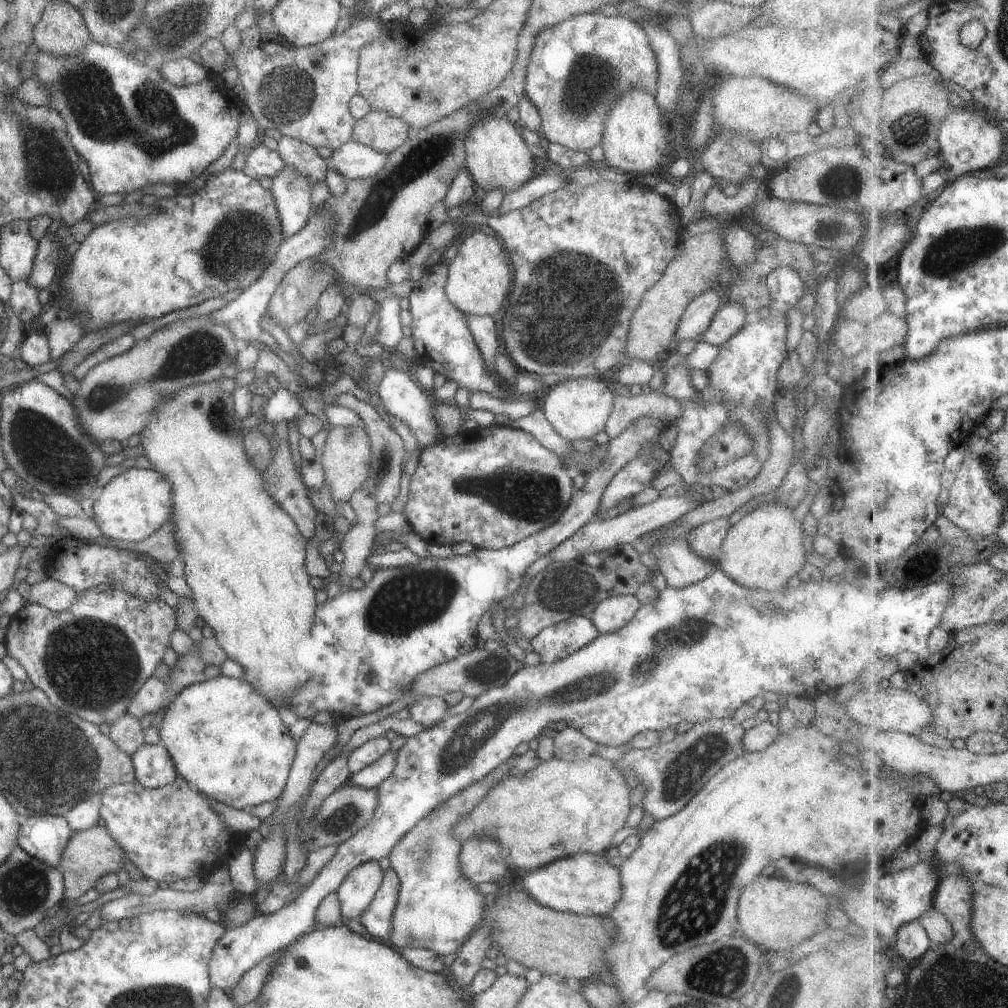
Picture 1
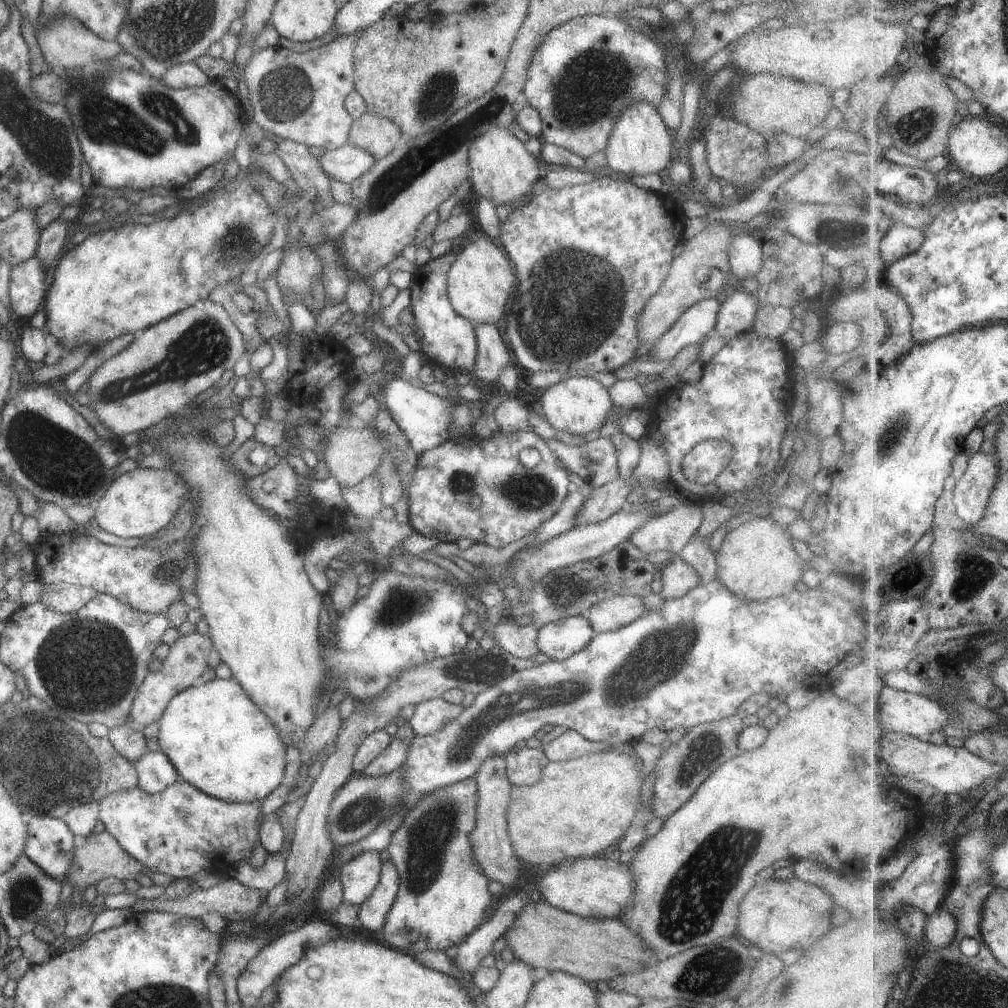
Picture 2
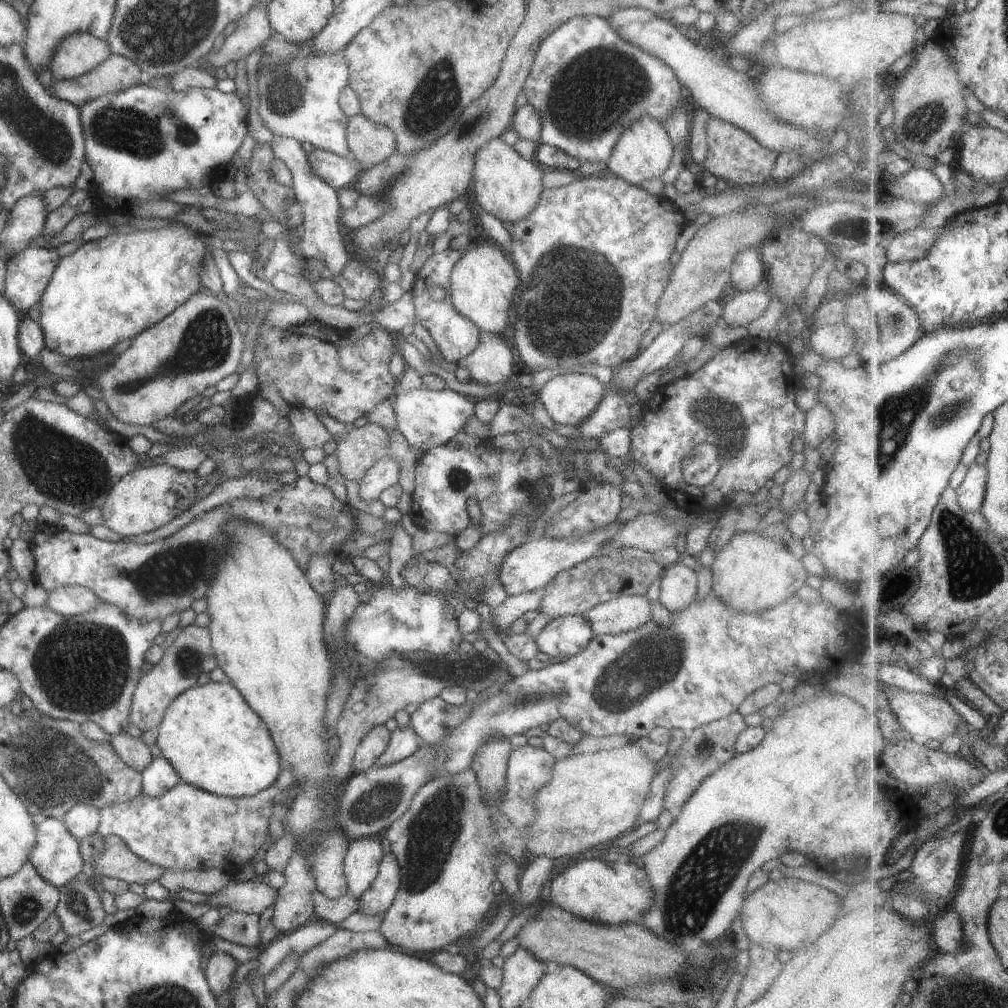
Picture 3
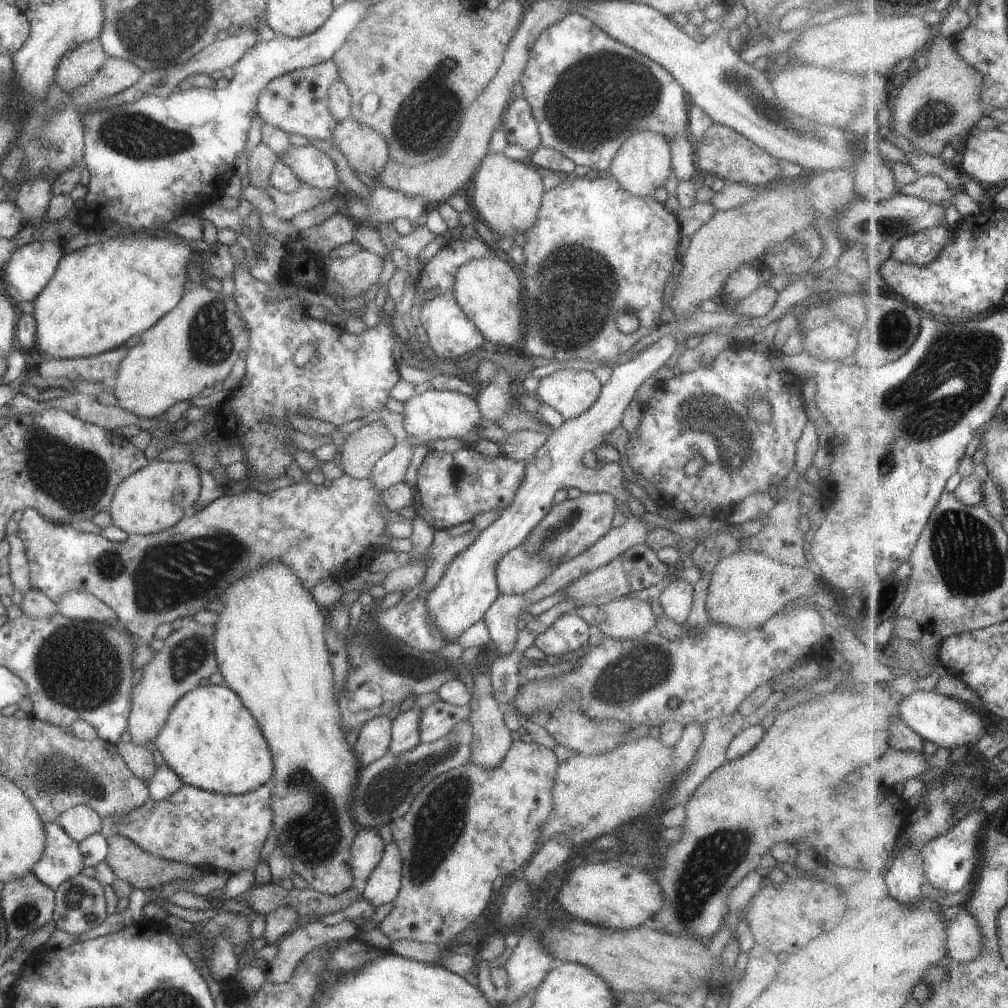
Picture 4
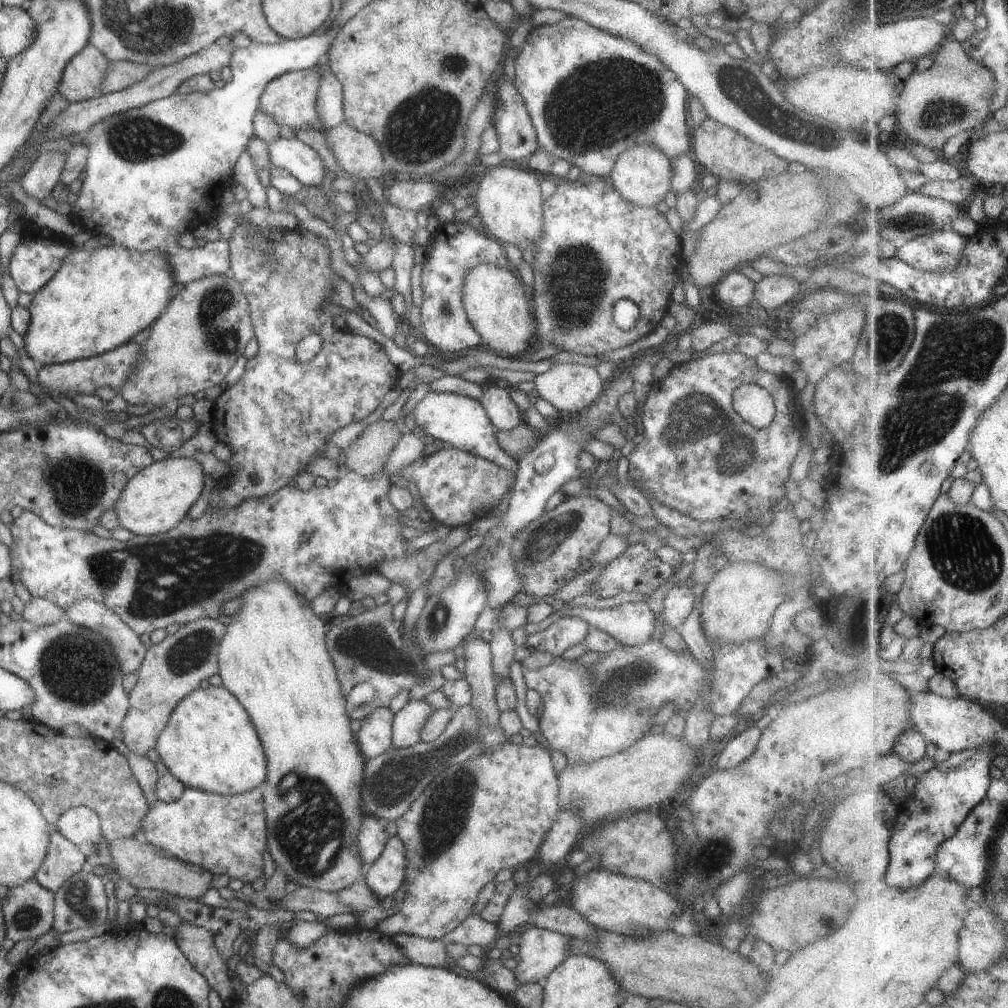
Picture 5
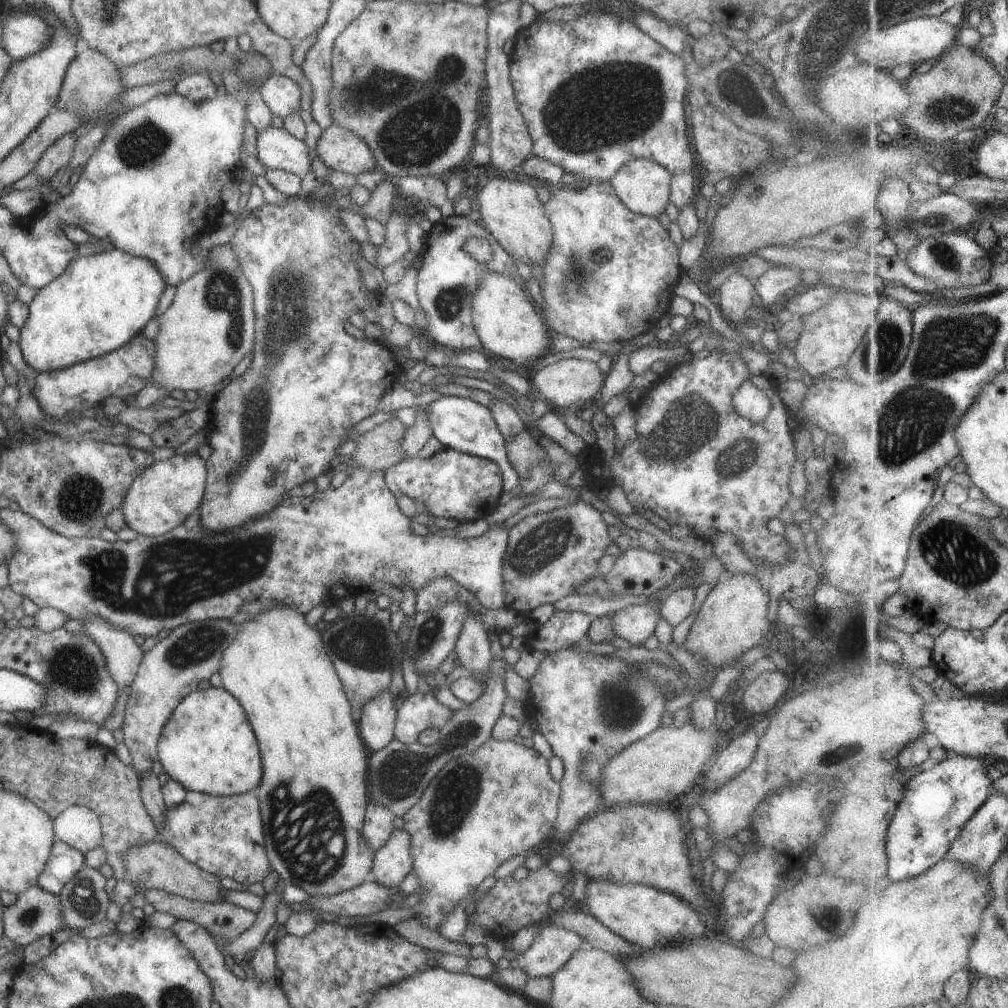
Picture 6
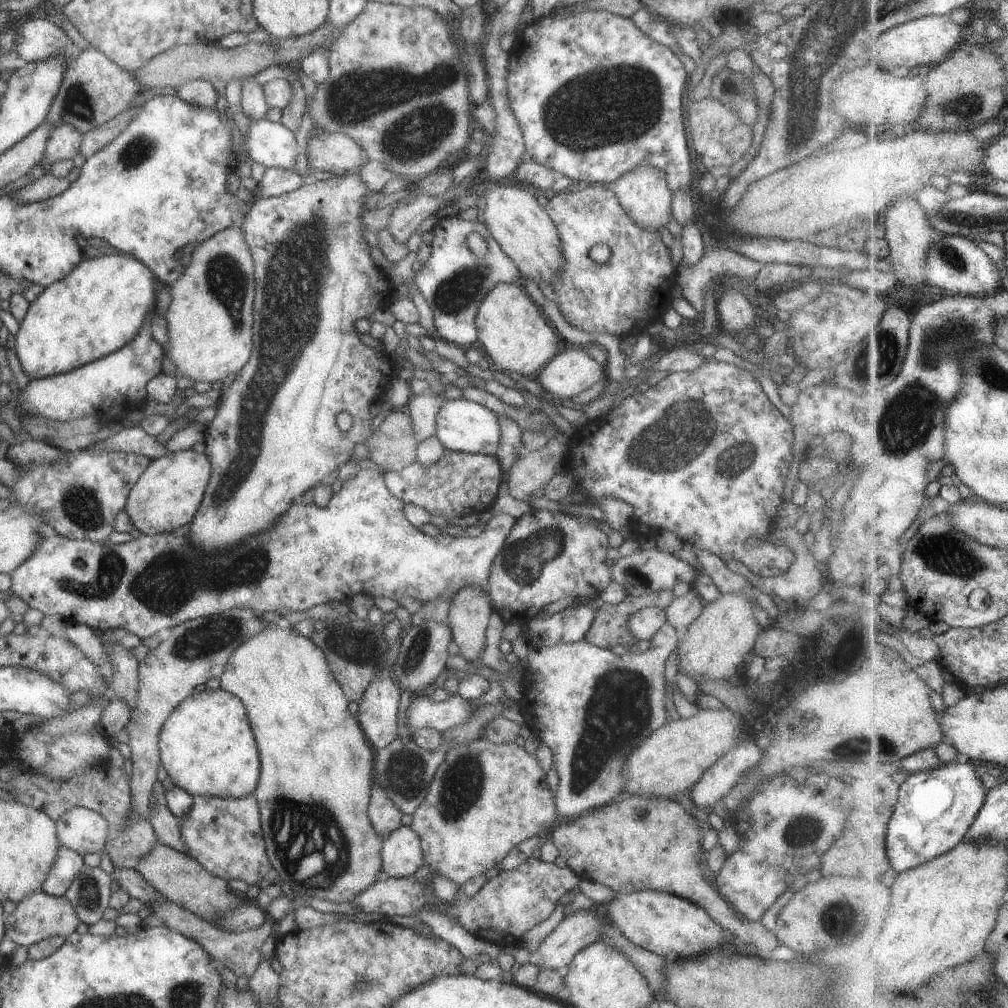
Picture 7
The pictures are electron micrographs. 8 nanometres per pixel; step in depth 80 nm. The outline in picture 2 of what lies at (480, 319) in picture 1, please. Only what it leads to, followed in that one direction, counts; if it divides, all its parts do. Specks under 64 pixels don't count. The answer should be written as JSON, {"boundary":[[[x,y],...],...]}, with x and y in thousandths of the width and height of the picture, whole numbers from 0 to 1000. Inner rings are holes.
{"boundary":[[[468,320],[468,324],[472,337],[472,350],[466,367],[467,379],[475,377],[486,382],[493,379],[497,367],[506,361],[507,353],[499,342],[491,322]]]}

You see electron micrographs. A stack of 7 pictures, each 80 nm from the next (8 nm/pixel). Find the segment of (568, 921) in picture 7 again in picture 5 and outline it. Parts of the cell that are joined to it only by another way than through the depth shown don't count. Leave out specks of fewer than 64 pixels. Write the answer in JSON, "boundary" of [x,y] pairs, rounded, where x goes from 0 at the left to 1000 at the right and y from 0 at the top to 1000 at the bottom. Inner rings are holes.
{"boundary":[[[529,918],[521,919],[515,923],[515,944],[511,947],[511,960],[509,966],[513,971],[514,978],[521,975],[534,975],[541,970],[552,958],[555,958],[564,947],[563,940],[567,935],[564,928],[560,928],[551,924],[538,922]]]}

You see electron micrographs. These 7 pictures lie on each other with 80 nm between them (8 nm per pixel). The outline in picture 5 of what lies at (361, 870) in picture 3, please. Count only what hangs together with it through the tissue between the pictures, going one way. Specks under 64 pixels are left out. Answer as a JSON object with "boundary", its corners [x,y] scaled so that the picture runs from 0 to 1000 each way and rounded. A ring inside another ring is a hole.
{"boundary":[[[370,809],[360,810],[357,815],[352,839],[359,855],[360,867],[382,839],[385,831],[384,826],[382,826],[383,816],[382,813]]]}

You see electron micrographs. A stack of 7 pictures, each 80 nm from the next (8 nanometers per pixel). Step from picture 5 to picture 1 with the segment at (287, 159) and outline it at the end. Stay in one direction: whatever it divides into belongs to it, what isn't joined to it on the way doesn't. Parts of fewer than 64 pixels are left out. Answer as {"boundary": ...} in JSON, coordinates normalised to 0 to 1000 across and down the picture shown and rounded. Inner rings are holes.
{"boundary":[[[346,139],[321,160],[324,167],[333,170],[340,177],[355,178],[374,172],[384,156],[385,153]]]}

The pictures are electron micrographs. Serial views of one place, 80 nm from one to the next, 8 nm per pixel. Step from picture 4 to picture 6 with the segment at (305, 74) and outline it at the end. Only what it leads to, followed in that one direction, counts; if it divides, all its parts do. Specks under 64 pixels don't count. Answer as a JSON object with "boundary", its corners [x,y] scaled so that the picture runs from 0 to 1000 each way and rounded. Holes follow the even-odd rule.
{"boundary":[[[273,71],[256,85],[261,103],[267,108],[269,115],[280,119],[297,107],[299,91],[297,85],[289,78]]]}

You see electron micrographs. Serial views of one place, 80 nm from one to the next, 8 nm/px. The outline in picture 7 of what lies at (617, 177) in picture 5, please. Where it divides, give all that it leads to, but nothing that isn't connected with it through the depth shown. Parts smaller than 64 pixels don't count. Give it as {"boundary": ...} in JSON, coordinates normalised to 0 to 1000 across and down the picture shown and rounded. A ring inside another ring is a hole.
{"boundary":[[[633,165],[618,172],[610,181],[604,183],[604,186],[618,210],[637,227],[654,231],[654,226],[662,224],[665,214],[666,190],[655,169],[644,165]]]}

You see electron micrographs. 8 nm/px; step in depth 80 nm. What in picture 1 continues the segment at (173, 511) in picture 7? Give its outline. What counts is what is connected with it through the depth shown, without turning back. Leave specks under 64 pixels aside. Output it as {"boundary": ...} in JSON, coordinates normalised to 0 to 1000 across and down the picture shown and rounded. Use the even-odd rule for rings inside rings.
{"boundary":[[[124,465],[104,480],[96,494],[85,500],[86,511],[106,534],[139,537],[154,528],[171,509],[171,482],[154,465]]]}

